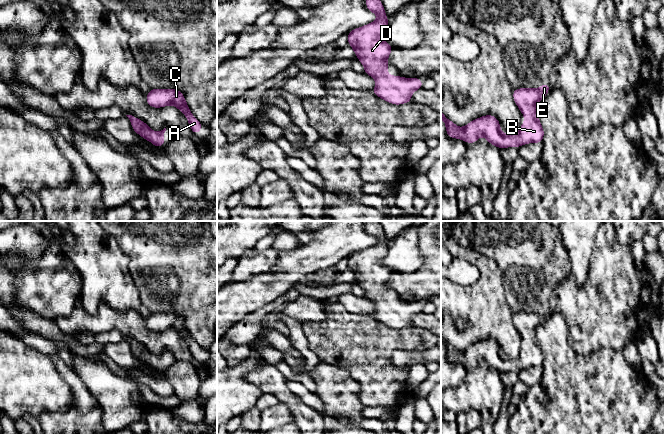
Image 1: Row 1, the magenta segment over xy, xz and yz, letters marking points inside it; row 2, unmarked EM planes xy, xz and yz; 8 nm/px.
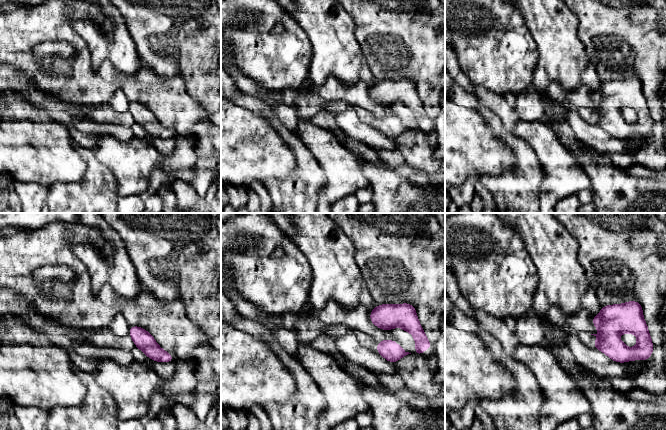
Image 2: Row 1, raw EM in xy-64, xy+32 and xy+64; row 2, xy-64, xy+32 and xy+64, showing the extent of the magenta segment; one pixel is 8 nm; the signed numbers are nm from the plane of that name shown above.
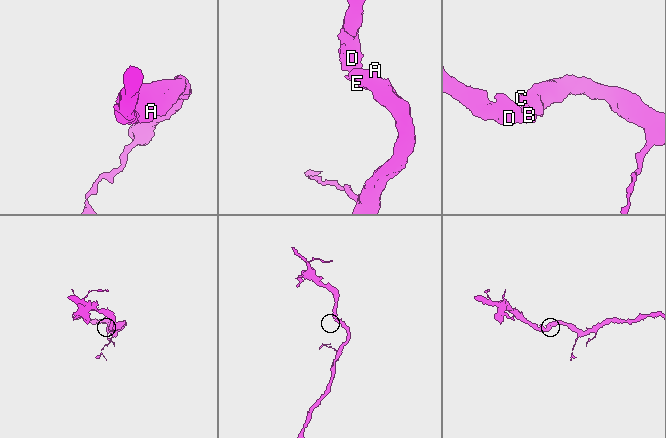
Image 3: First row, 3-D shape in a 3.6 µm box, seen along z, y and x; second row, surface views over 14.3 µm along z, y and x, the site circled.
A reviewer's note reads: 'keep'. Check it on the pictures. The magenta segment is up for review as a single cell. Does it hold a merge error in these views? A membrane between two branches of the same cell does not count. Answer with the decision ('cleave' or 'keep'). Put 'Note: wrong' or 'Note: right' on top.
Note: right
keep

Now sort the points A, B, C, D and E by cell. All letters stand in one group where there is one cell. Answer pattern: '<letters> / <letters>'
A B C D E

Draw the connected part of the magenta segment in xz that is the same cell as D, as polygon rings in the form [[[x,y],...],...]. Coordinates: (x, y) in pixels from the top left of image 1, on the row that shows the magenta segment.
[[[366,0],[366,7],[377,14],[378,19],[353,29],[347,36],[348,44],[365,67],[364,73],[375,78],[376,87],[371,92],[395,105],[412,102],[411,94],[422,88],[424,82],[417,76],[407,79],[385,73],[390,67],[387,58],[393,49],[381,39],[387,31],[388,18],[380,0]]]

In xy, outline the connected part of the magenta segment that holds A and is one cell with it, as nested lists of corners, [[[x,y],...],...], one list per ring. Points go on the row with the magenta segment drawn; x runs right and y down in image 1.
[[[150,89],[146,102],[153,108],[165,107],[168,105],[176,106],[187,118],[190,128],[194,134],[200,134],[203,125],[191,113],[184,95],[177,89]]]

